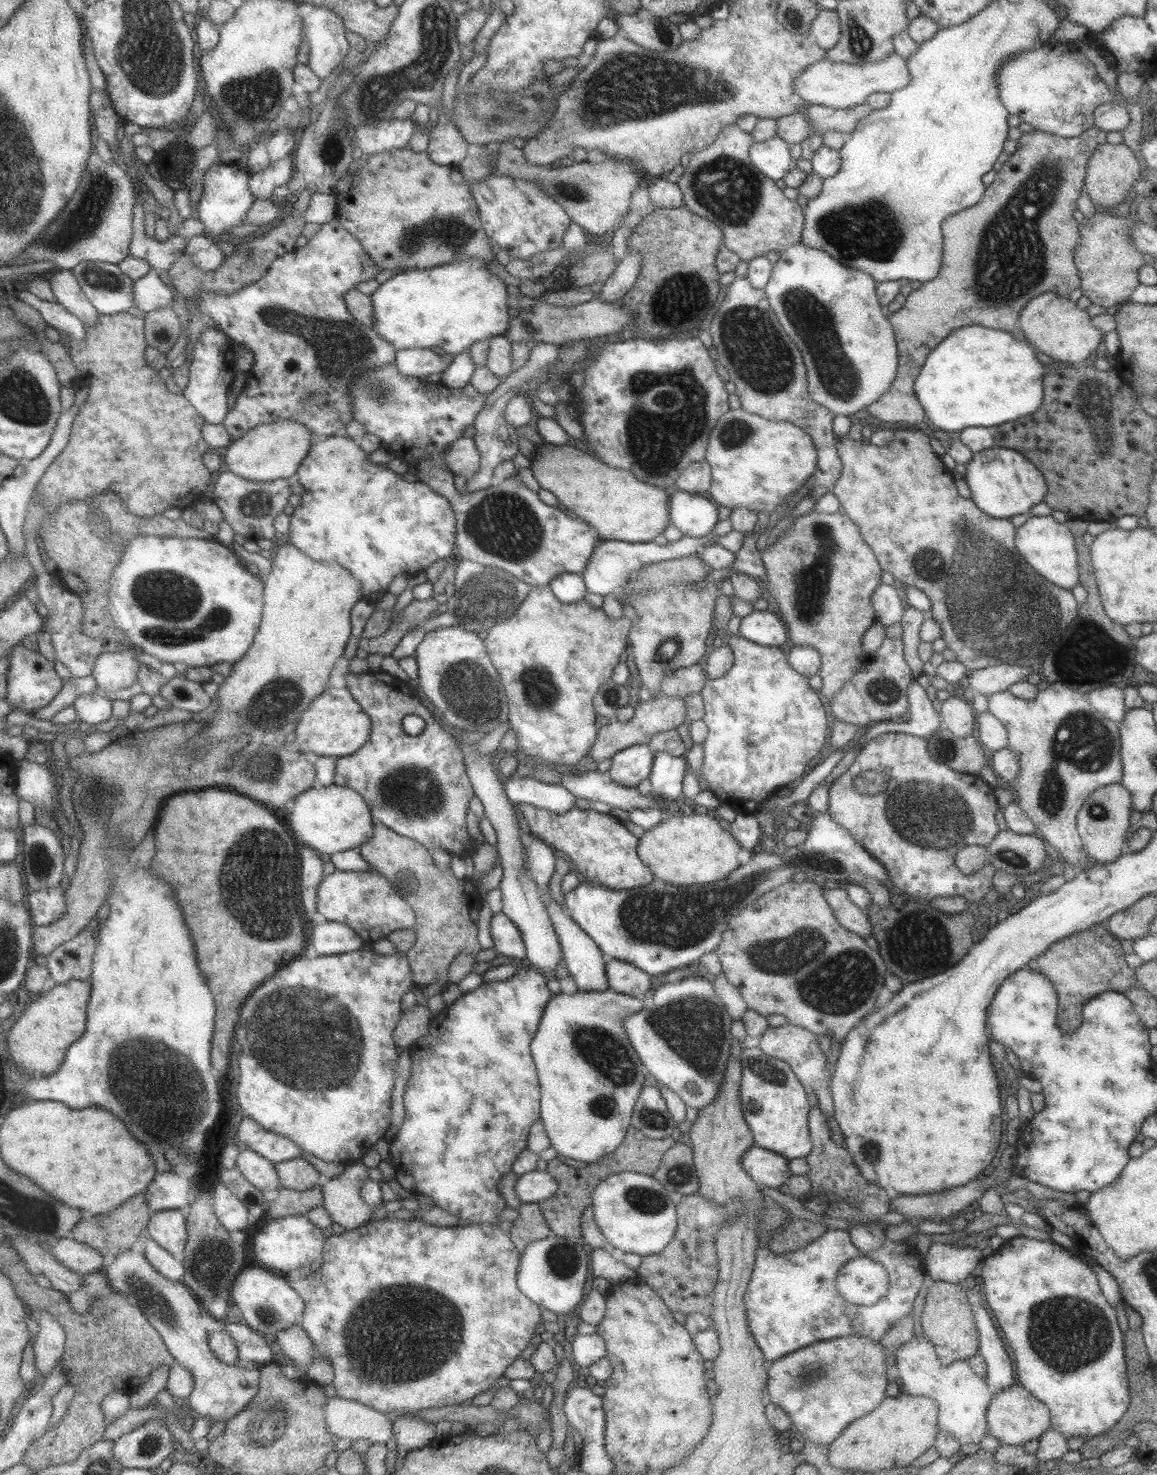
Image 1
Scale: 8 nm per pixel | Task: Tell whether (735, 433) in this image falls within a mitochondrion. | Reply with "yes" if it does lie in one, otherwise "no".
yes

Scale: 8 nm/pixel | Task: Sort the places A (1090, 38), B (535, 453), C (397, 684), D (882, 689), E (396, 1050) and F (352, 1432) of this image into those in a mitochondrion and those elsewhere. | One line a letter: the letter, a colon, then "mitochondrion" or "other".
A: other
B: other
C: other
D: mitochondrion
E: other
F: other

